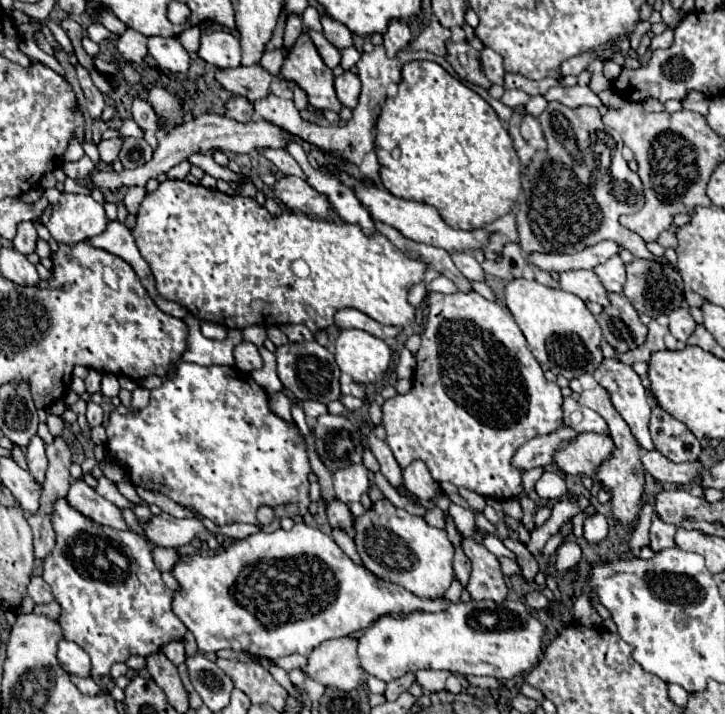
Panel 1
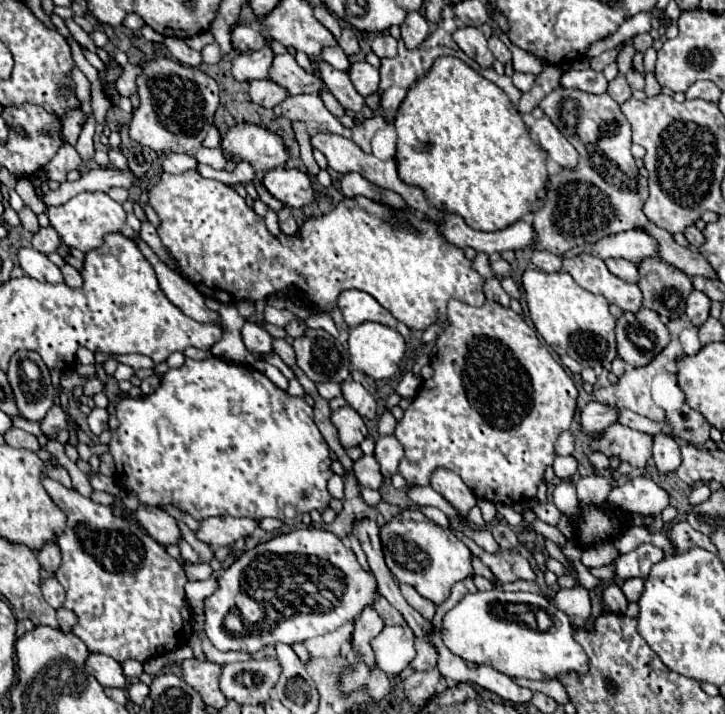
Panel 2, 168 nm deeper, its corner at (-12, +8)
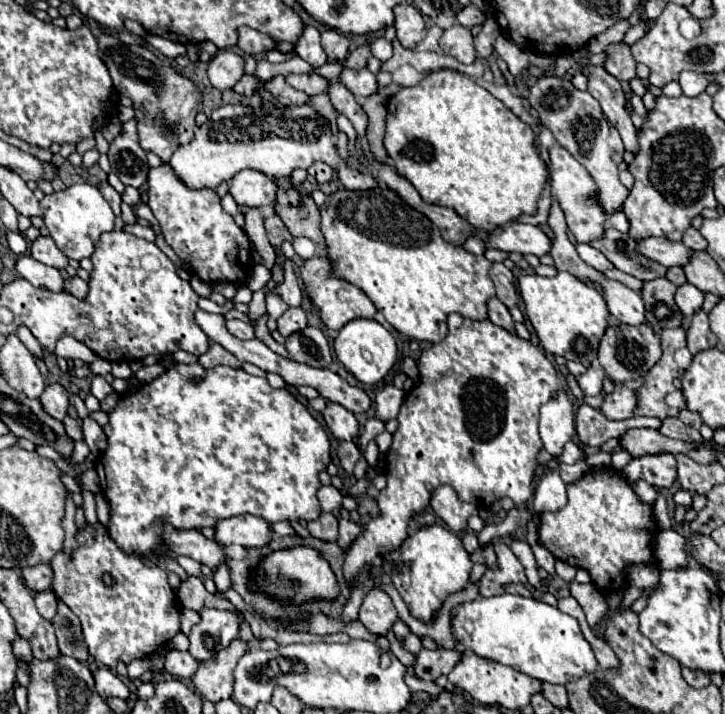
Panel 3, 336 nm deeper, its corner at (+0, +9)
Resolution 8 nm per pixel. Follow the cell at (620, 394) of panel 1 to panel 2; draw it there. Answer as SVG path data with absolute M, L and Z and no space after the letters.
M656 433L656 437L652 437L652 439L654 439L652 455L656 459L658 471L662 471L662 473L674 471L680 465L680 461L682 461L678 441L674 437L666 435L666 433Z

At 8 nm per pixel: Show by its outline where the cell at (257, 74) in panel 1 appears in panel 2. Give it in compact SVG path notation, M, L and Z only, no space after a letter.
M290 53L274 57L268 79L276 81L276 85L284 85L290 95L318 93L322 87L322 81L316 75L306 73Z

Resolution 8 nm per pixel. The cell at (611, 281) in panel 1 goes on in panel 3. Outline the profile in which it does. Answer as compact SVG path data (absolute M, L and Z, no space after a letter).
M578 244L576 250L578 250L578 256L580 256L588 266L592 266L592 268L596 268L596 270L600 270L600 272L612 268L612 262L610 262L600 250L592 248L590 244Z

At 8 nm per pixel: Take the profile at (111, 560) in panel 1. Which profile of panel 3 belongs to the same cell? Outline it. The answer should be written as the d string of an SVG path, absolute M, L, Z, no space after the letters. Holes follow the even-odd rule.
M96 524L94 528L86 526L76 534L78 548L76 552L66 558L64 552L60 552L52 560L54 570L54 594L68 604L68 608L80 618L84 640L88 644L88 650L92 658L108 666L110 670L116 668L118 662L130 664L132 660L152 656L156 650L160 650L166 642L170 642L180 632L180 602L176 600L174 590L168 584L166 572L156 564L152 558L134 558L116 548L112 538L108 536L108 530L102 524ZM110 572L114 578L112 586L104 586L102 574Z

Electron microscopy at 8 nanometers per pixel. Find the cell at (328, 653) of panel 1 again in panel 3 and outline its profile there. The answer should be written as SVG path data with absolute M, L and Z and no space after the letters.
M374 586L362 602L360 608L360 622L374 634L386 636L392 630L392 624L398 620L398 612L390 600L390 596Z

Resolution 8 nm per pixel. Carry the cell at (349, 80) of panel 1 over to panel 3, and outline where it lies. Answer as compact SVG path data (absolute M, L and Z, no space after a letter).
M344 68L340 74L340 82L354 94L354 96L372 96L378 92L378 82L376 76L368 70L352 70L352 68Z

